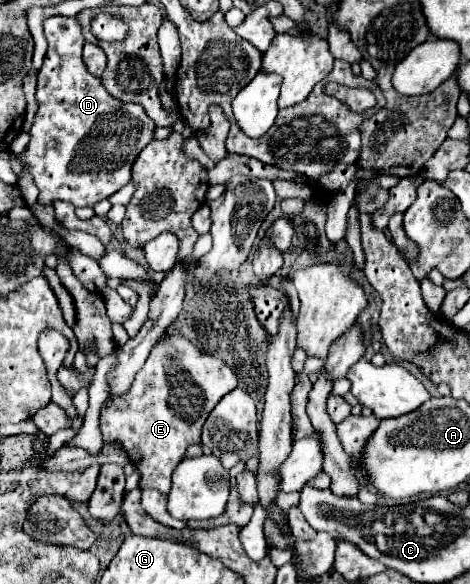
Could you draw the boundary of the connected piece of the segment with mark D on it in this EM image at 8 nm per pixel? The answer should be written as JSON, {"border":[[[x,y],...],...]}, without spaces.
{"border":[[[52,16],[43,21],[45,37],[49,41],[49,49],[43,61],[43,67],[39,71],[37,81],[37,105],[39,111],[35,115],[35,123],[29,131],[31,141],[23,157],[17,157],[23,165],[31,165],[31,175],[35,183],[39,185],[39,203],[51,205],[53,201],[69,201],[75,207],[93,207],[101,199],[107,199],[109,195],[117,193],[121,187],[125,187],[131,181],[131,165],[137,159],[137,155],[153,141],[155,123],[143,107],[135,103],[123,103],[107,93],[107,89],[101,85],[101,79],[93,77],[83,59],[81,49],[85,45],[85,39],[81,35],[81,27],[71,17]]]}

